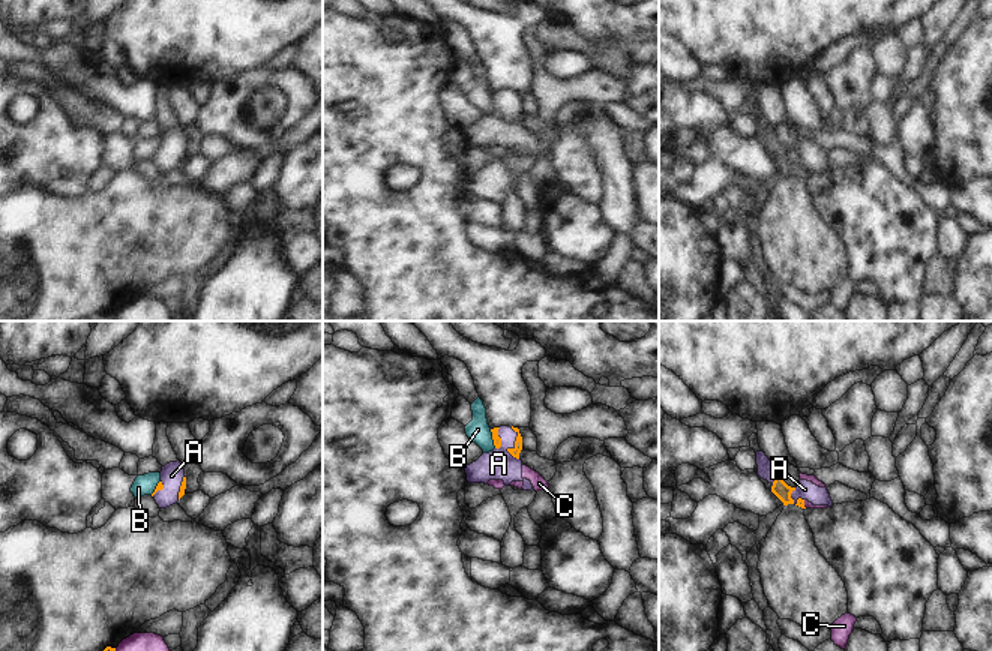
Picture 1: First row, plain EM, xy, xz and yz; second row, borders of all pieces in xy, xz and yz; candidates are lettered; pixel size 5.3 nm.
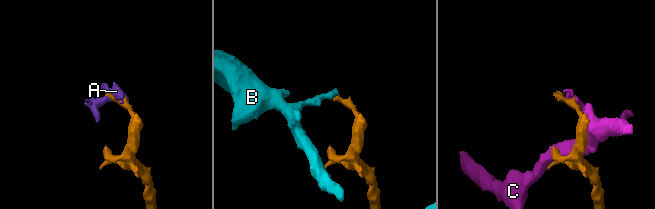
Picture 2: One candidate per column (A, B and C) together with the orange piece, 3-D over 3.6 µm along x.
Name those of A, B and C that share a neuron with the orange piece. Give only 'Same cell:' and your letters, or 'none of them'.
Same cell: A

